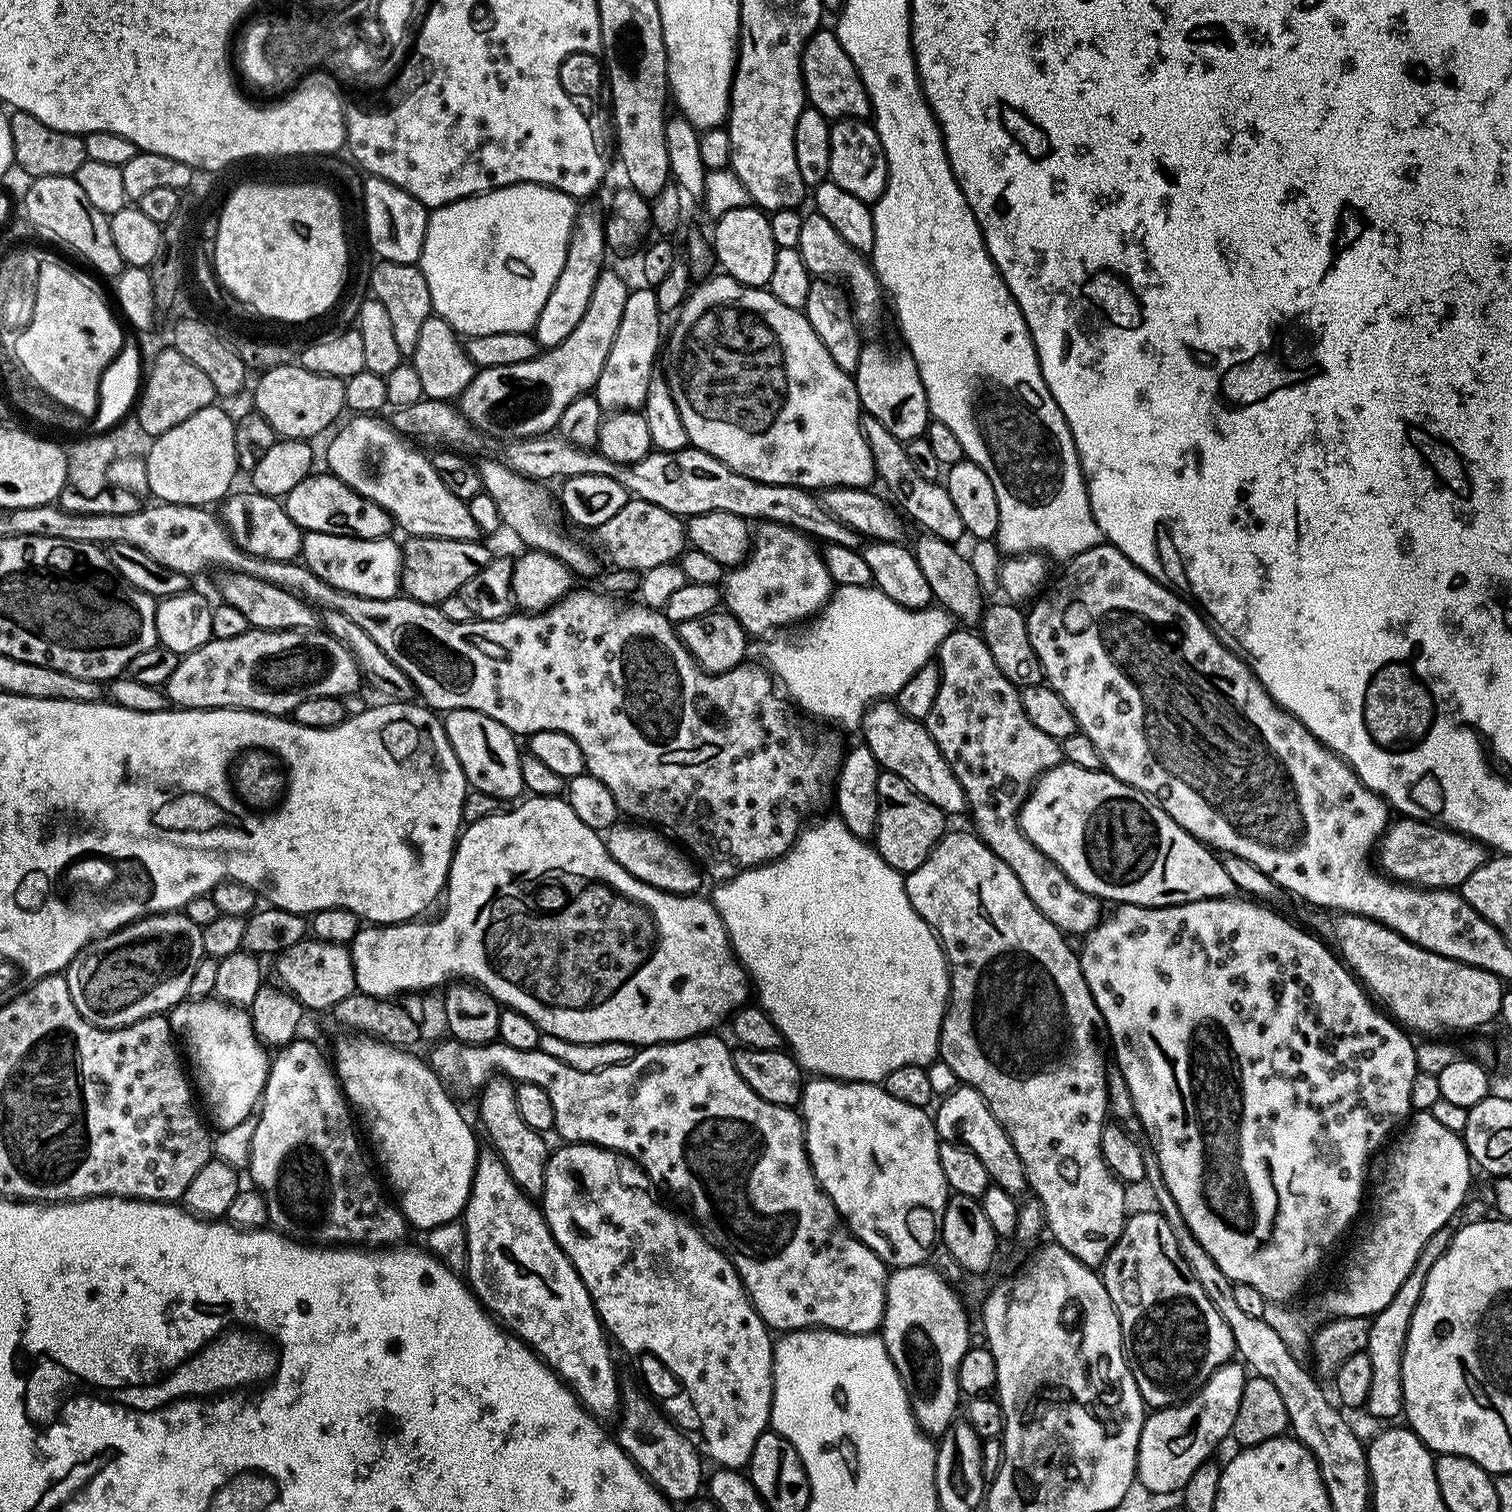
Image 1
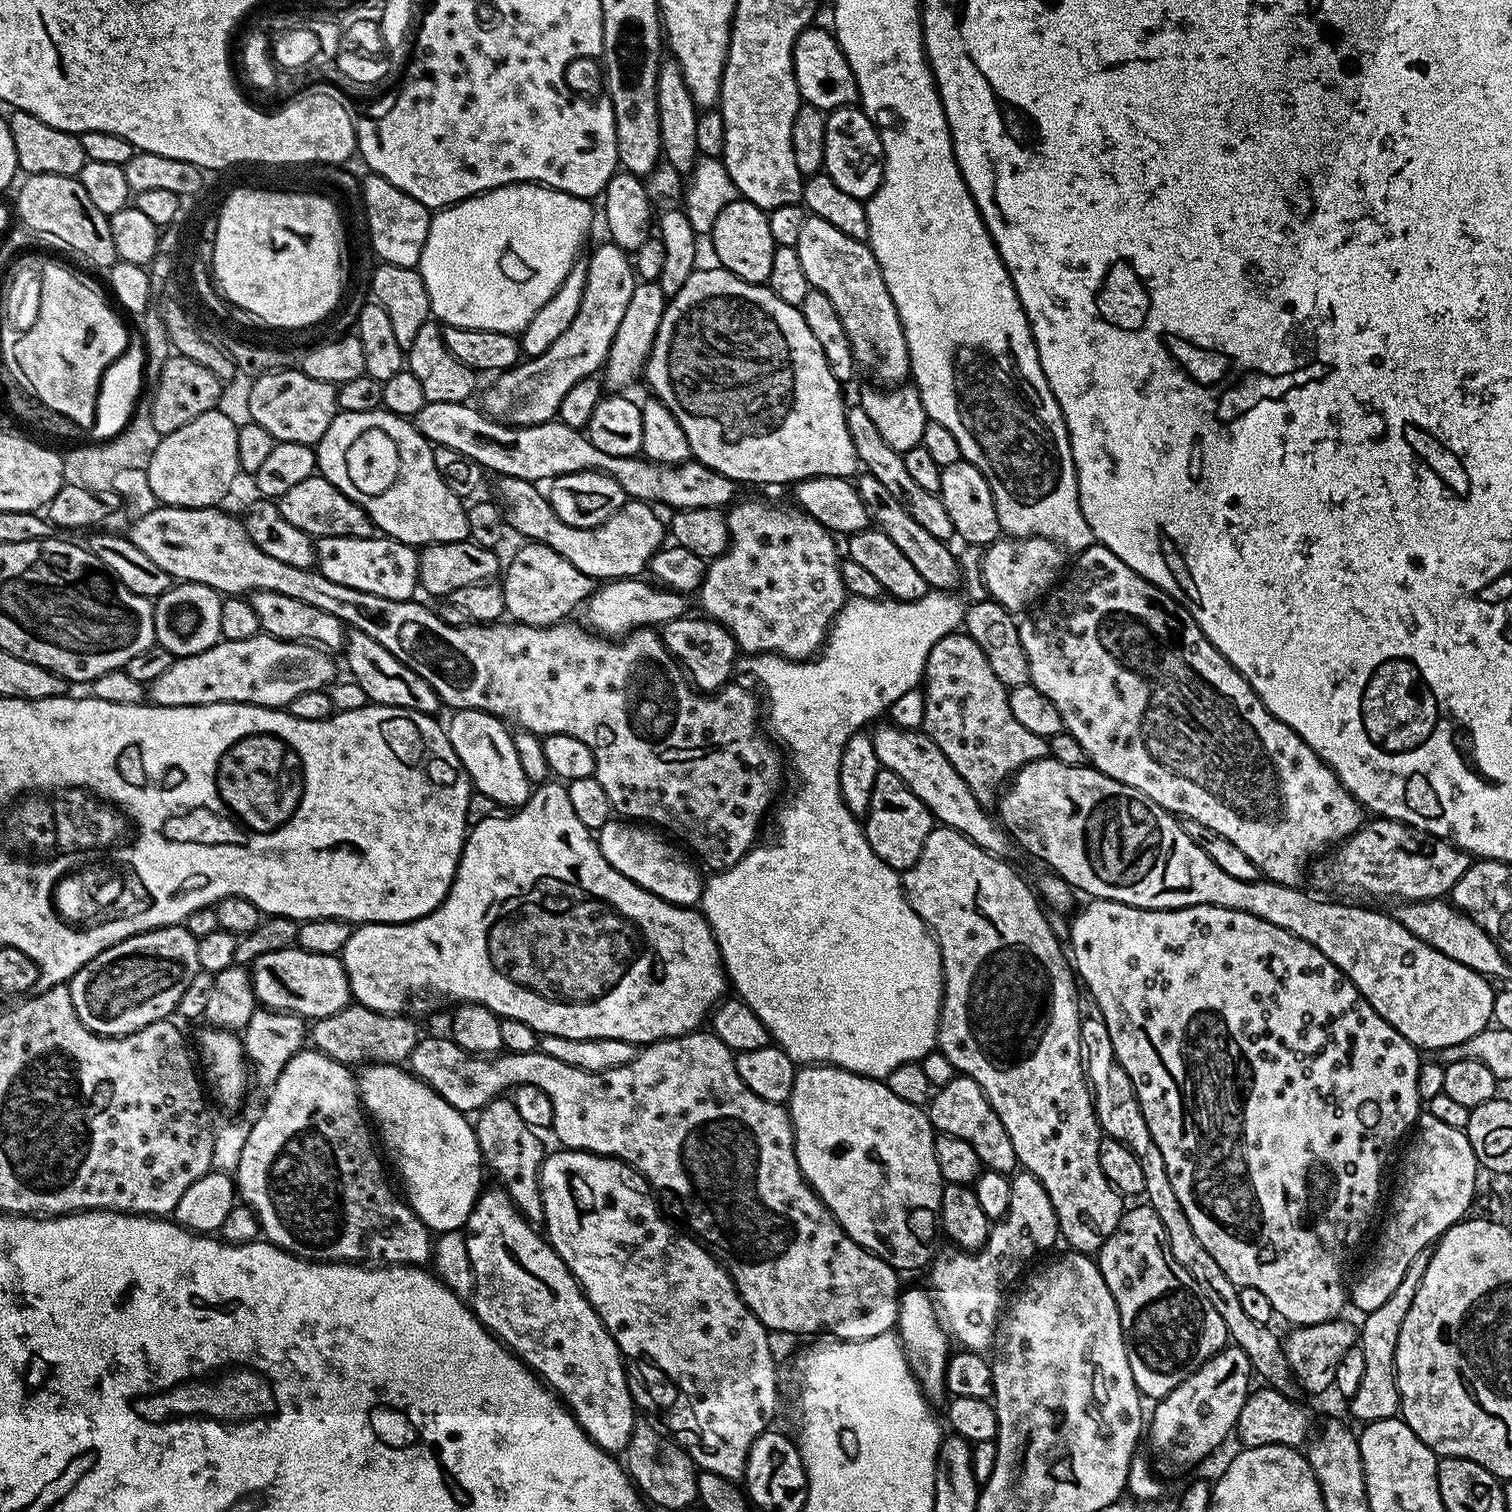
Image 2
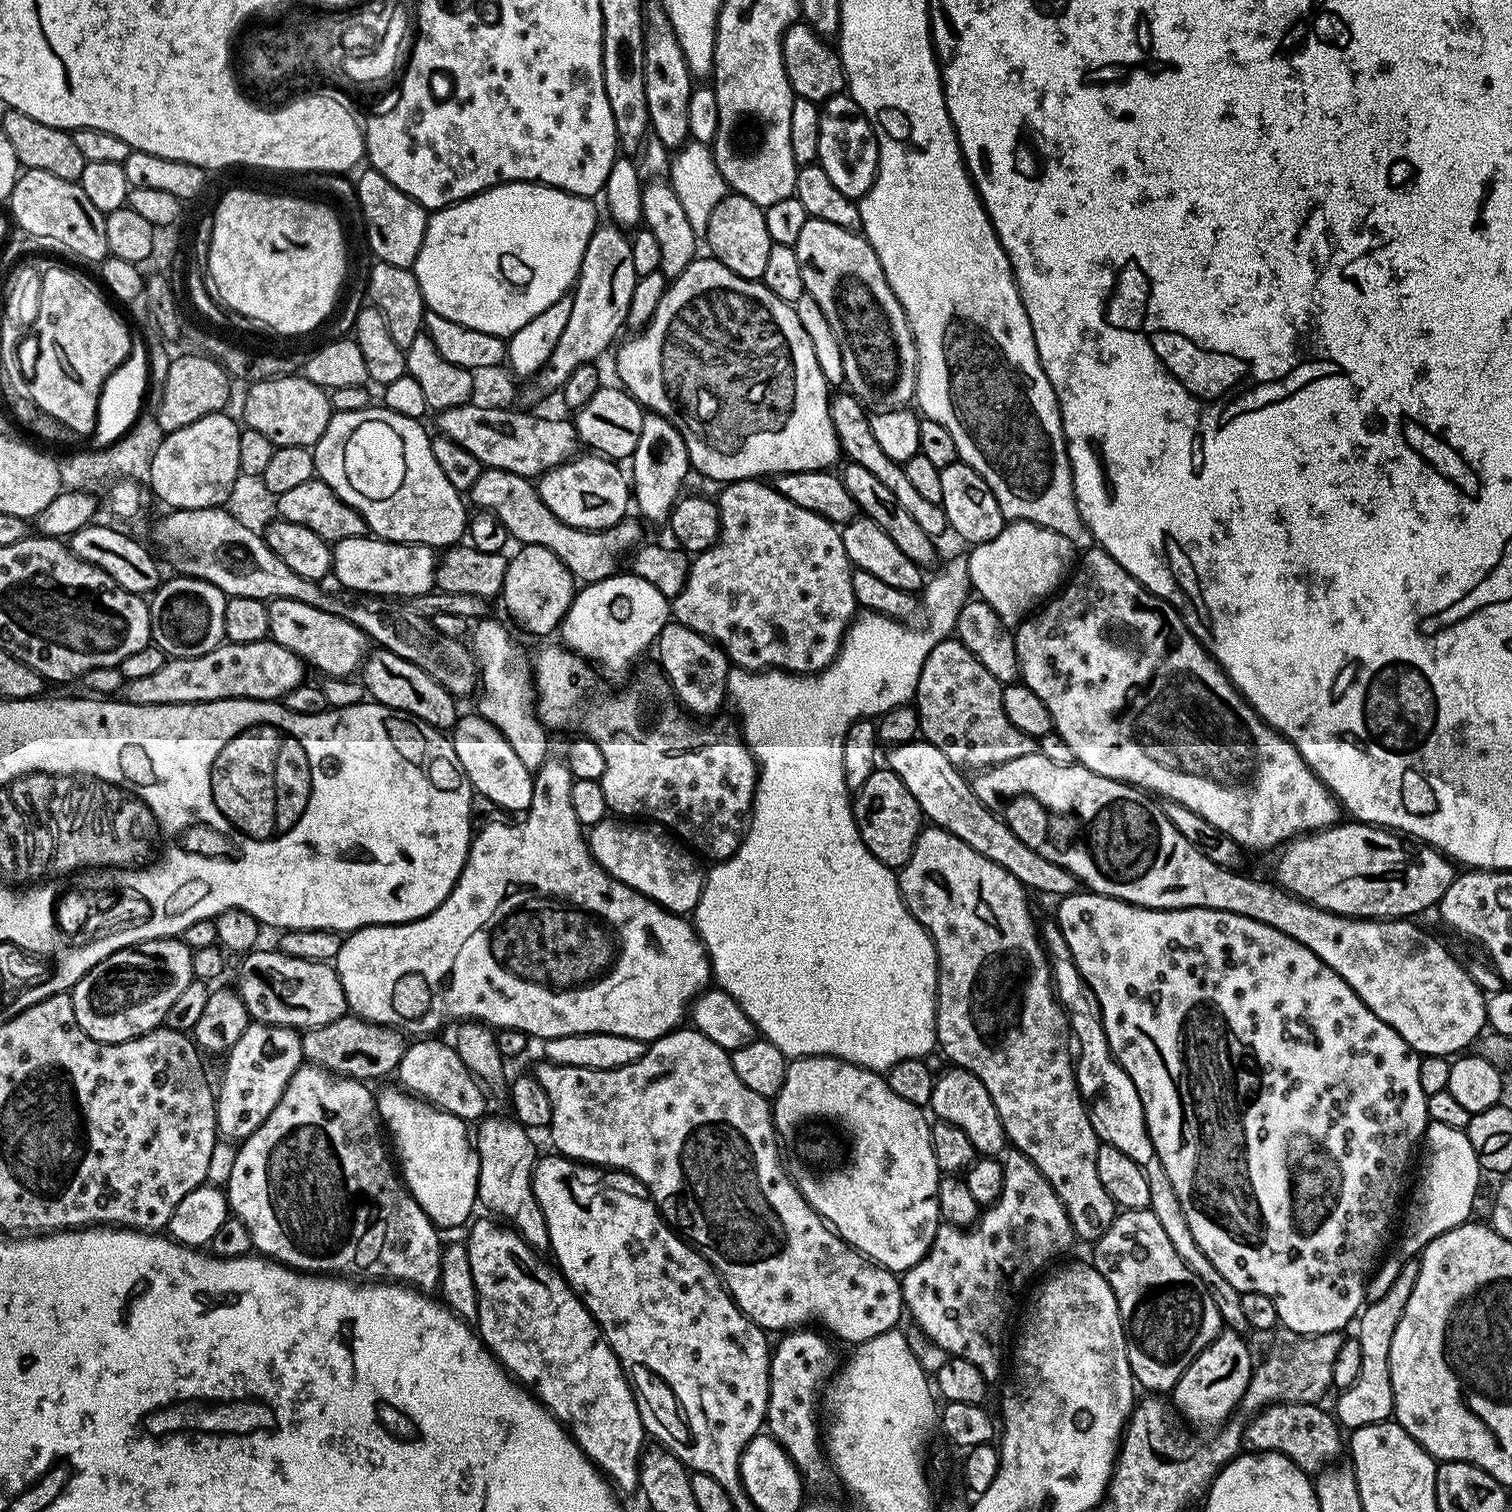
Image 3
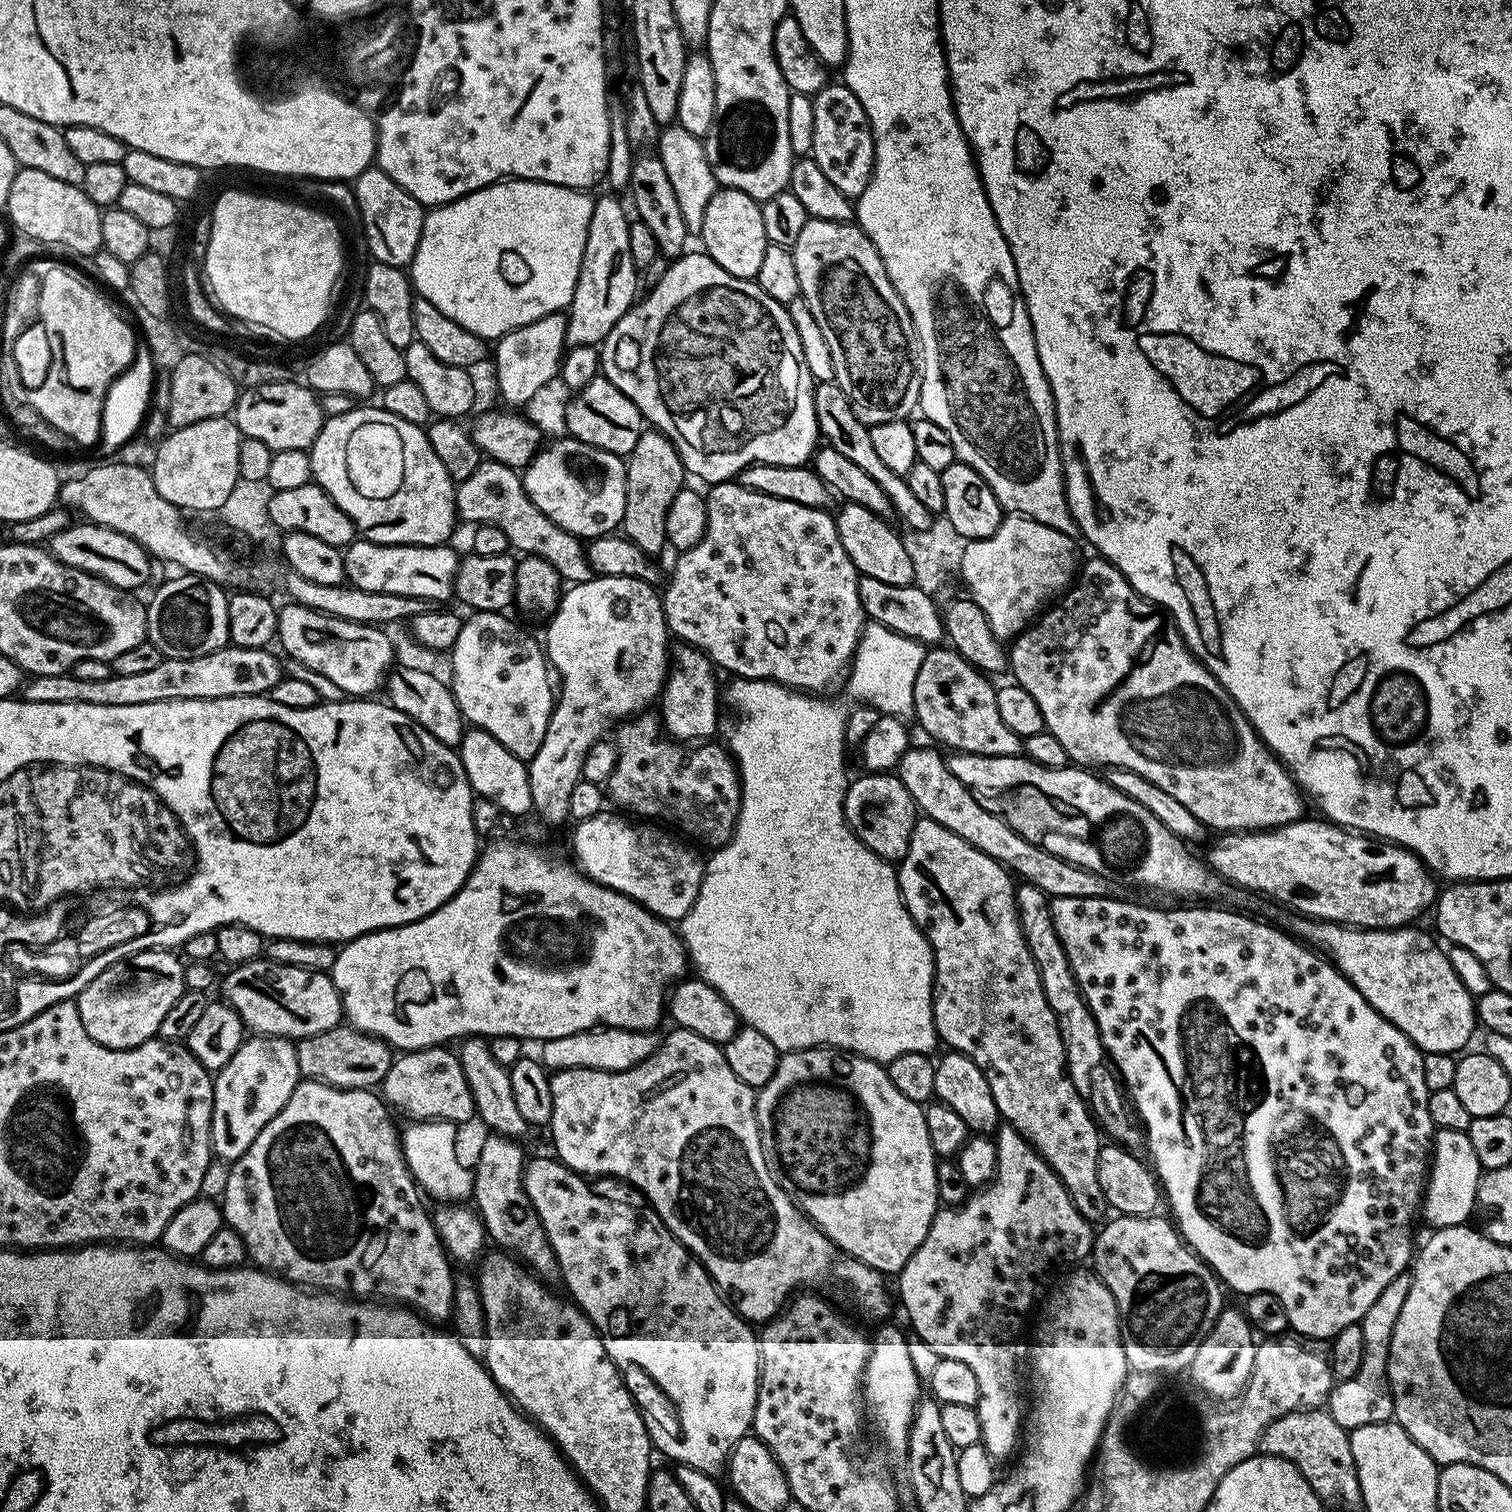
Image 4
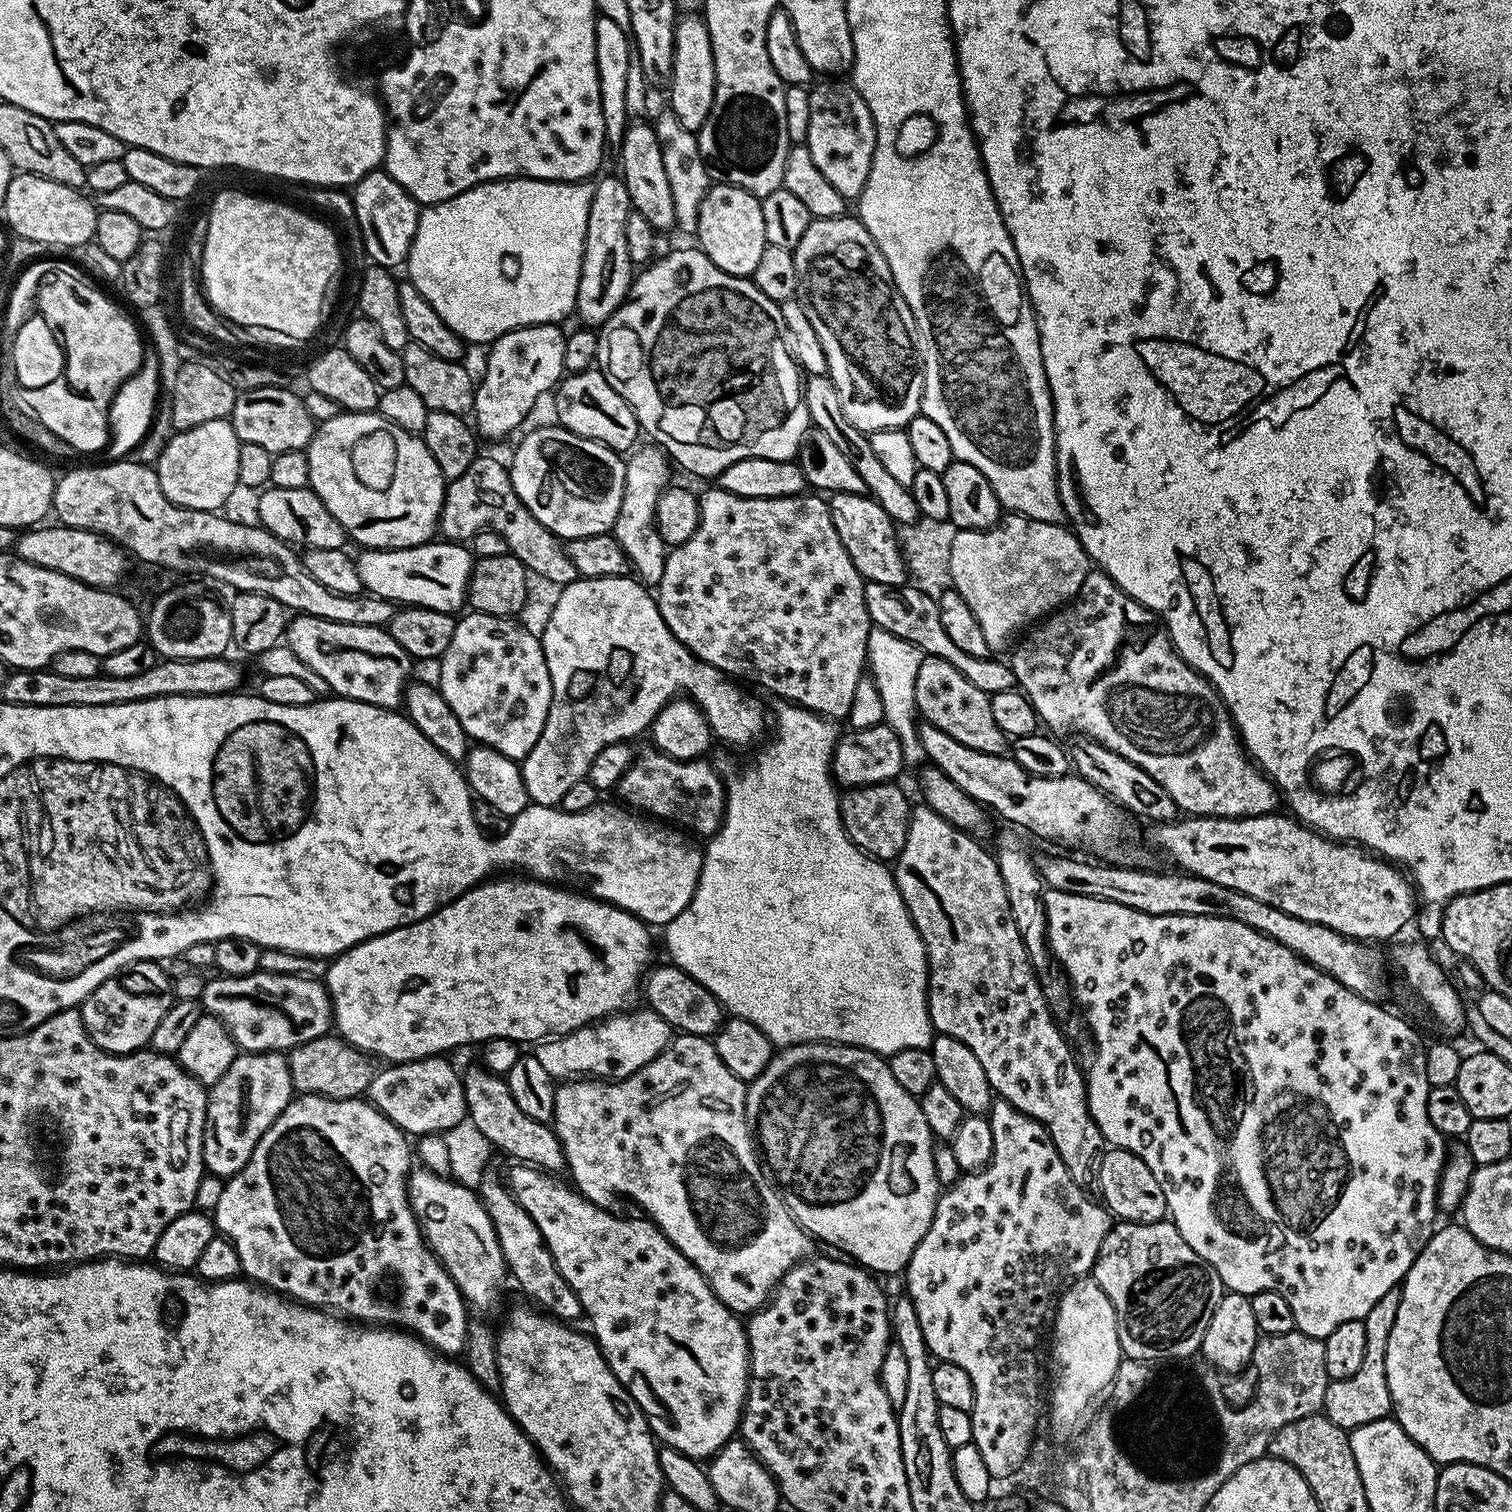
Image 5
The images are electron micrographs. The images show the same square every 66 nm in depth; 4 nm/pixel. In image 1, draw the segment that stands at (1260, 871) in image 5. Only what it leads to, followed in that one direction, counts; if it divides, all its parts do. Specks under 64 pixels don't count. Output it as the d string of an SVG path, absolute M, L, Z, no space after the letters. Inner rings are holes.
M1400 818L1397 821L1397 824L1396 821L1389 823L1378 841L1378 856L1380 852L1378 868L1383 875L1399 883L1411 884L1418 888L1456 890L1462 882L1466 882L1466 878L1470 878L1470 874L1474 874L1474 870L1478 870L1478 866L1482 866L1490 859L1489 849L1473 836L1463 836L1460 832L1453 832L1451 828L1426 820Z

